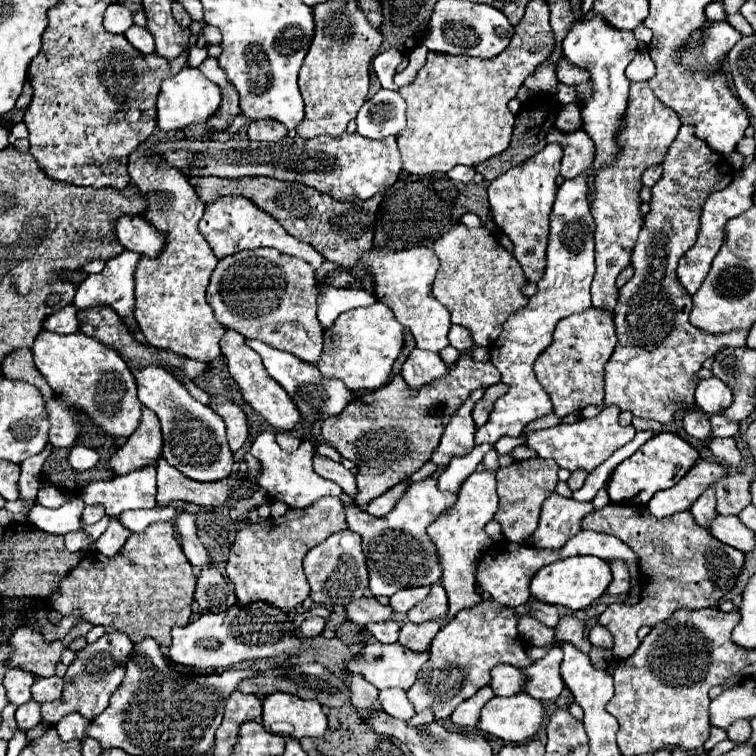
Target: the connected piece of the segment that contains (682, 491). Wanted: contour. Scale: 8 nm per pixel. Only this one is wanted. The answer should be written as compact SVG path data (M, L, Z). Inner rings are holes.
M697 460L695 466L687 472L687 476L679 484L675 484L669 490L657 492L649 500L647 508L651 514L655 514L655 518L665 518L665 516L673 516L675 512L689 510L691 504L725 474L727 468L721 464Z

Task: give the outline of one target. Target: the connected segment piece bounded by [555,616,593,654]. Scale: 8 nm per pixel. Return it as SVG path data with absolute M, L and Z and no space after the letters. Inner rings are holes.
M561 616L559 626L555 628L555 640L557 642L571 642L577 650L581 650L583 654L591 652L591 642L585 636L585 626L581 626L581 622L577 622L575 616Z

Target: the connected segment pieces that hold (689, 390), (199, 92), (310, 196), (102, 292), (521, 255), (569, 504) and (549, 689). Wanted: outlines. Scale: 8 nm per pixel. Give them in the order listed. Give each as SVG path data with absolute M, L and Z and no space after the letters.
M681 126L665 156L663 176L653 186L653 198L649 202L651 210L645 216L645 224L633 250L631 264L635 274L619 290L619 304L613 316L619 342L605 366L605 400L601 406L584 408L582 418L593 418L605 407L617 406L621 412L629 410L637 418L667 424L677 410L695 406L695 376L703 362L725 346L745 344L747 330L709 334L691 326L691 296L685 294L685 288L677 278L679 258L697 240L699 218L707 196L727 188L731 180L733 168L727 158L699 140L693 126Z
M185 68L177 76L167 78L161 86L157 98L157 126L161 132L175 132L189 124L205 122L219 108L219 102L219 88L195 68Z
M191 176L187 178L195 188L199 200L209 206L221 196L243 196L249 198L257 208L273 216L291 236L297 240L309 242L317 252L321 252L329 262L355 268L361 256L373 248L373 228L379 204L383 200L385 190L369 200L353 200L339 202L327 194L321 194L299 182L283 182L265 176L245 176L245 178L217 178L217 176Z
M125 250L123 254L119 254L119 258L111 258L103 272L87 276L81 286L77 288L73 306L77 306L77 310L85 310L85 308L93 308L93 306L109 306L117 312L117 316L123 320L123 324L129 328L129 332L137 326L135 322L135 268L139 262L139 254L133 254L129 250Z
M547 144L539 154L535 154L533 158L529 158L529 162L515 166L513 170L507 170L501 178L495 178L489 184L489 204L491 204L491 216L493 222L497 224L497 228L509 236L509 240L515 246L515 258L521 264L525 278L529 282L539 282L545 270L545 250L547 250L547 236L549 236L549 214L551 214L551 206L555 202L555 194L557 194L557 184L555 178L559 176L559 164L561 164L561 146L555 144Z
M553 492L541 508L541 520L531 536L535 548L561 548L569 538L581 530L581 520L595 508L591 502L577 502Z
M555 646L549 650L547 656L533 662L531 666L527 666L523 672L527 674L529 680L523 690L543 702L557 698L561 694L561 690L565 688L561 674L559 674L561 660L563 660L563 652L559 646Z

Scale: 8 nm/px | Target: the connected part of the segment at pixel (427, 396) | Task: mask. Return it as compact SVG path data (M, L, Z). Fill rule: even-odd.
M465 352L461 356L461 362L457 362L457 366L451 366L449 378L441 378L437 382L431 382L429 386L423 386L419 392L409 390L409 386L405 384L403 376L395 376L389 384L385 384L383 388L369 392L361 398L355 398L339 416L329 416L323 420L323 438L343 456L349 458L351 462L355 462L359 474L357 474L357 506L365 508L373 498L381 496L383 492L387 492L389 488L393 488L395 484L407 480L411 474L415 474L433 454L433 450L437 448L441 434L445 430L445 426L449 424L451 416L461 408L461 404L469 398L469 394L477 388L489 388L493 384L497 384L501 380L501 374L495 370L495 366L491 366L489 362L473 362L473 358L469 356L469 352Z

